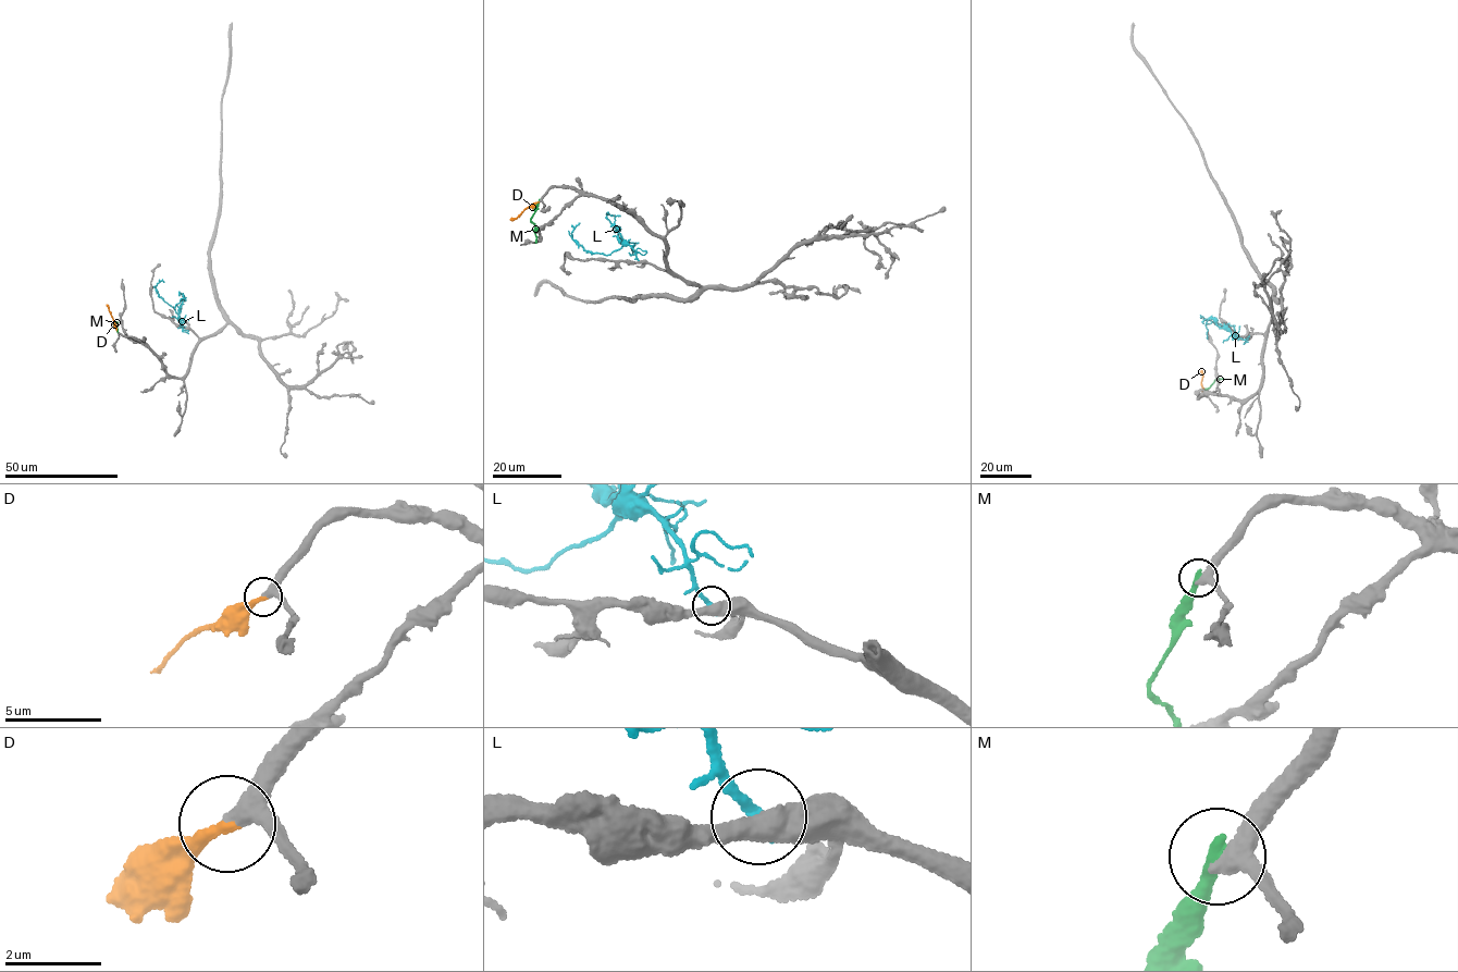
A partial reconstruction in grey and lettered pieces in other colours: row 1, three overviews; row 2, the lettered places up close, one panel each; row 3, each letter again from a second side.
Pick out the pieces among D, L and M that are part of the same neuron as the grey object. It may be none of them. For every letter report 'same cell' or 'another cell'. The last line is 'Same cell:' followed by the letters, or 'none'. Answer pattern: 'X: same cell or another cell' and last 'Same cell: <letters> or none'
D: same cell
L: another cell
M: another cell
Same cell: D

